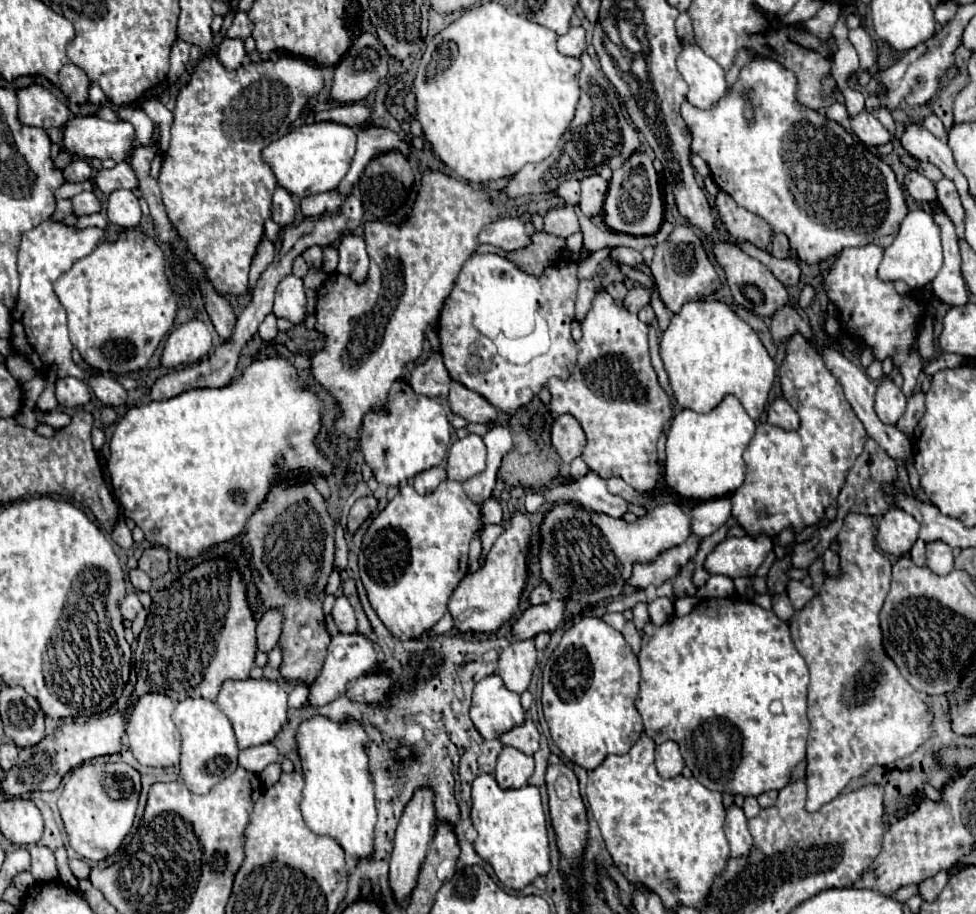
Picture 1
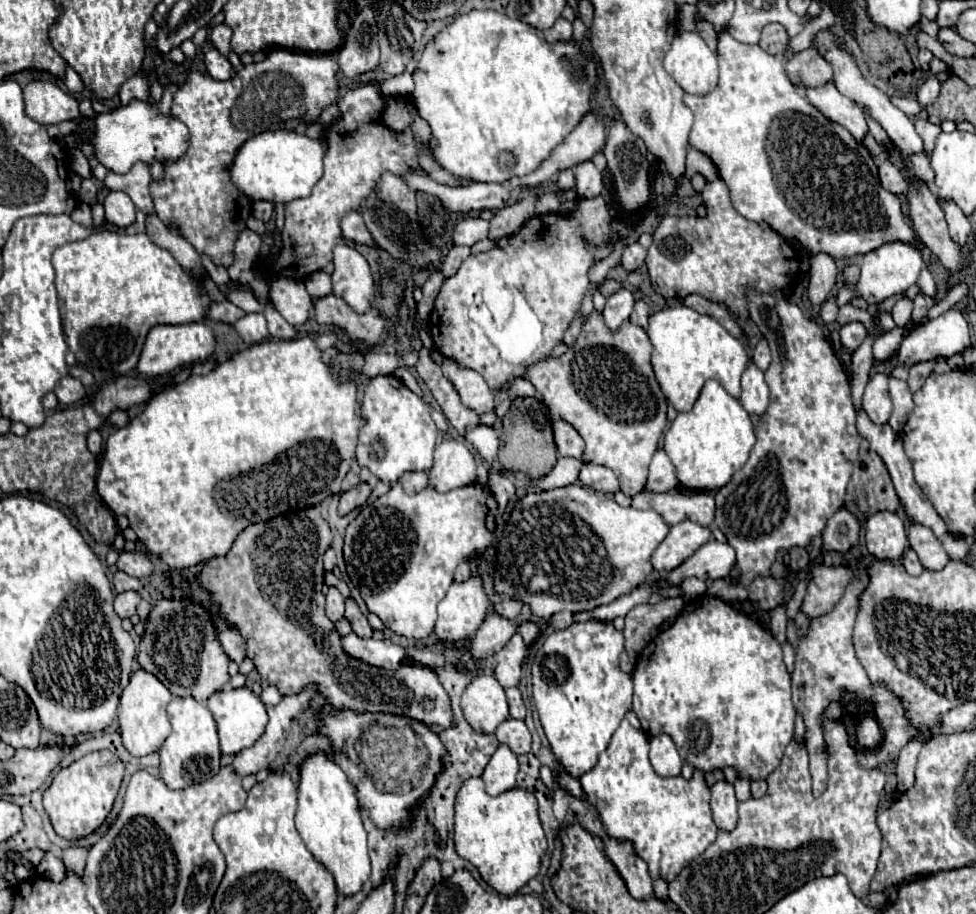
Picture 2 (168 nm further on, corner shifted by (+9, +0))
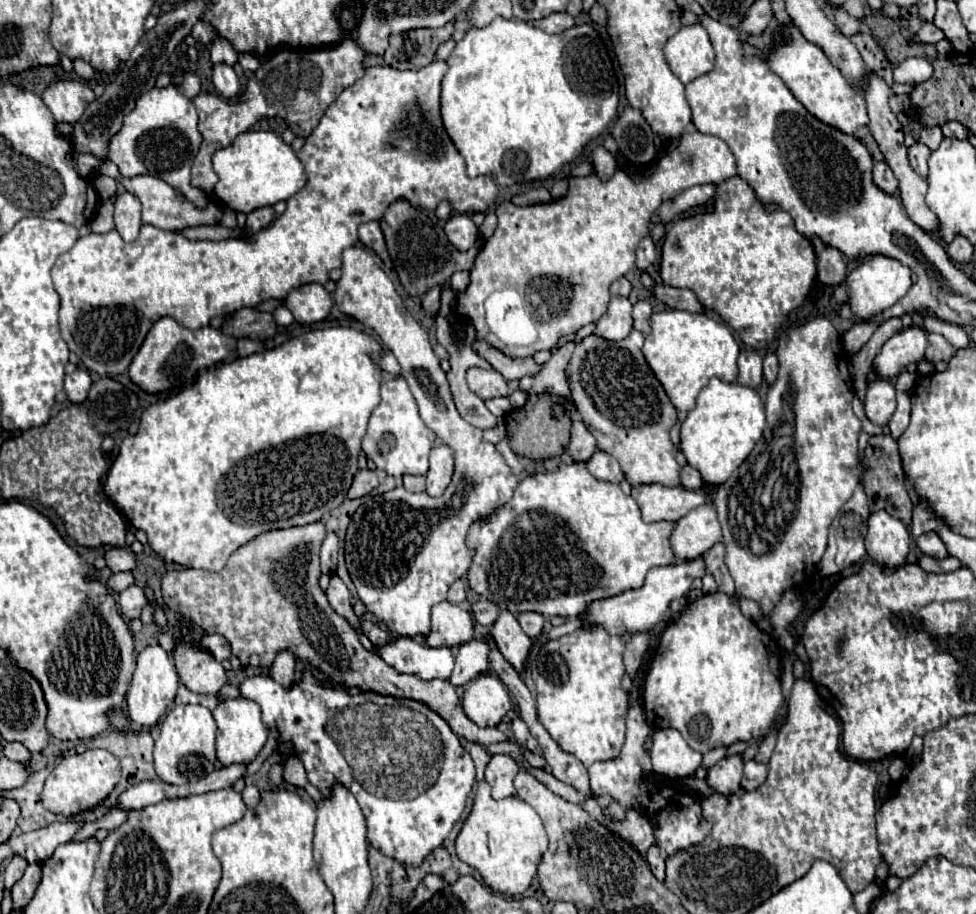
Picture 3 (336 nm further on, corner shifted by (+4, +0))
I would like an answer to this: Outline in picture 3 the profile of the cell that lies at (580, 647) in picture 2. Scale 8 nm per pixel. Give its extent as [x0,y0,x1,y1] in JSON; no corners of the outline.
[533,625,629,767]

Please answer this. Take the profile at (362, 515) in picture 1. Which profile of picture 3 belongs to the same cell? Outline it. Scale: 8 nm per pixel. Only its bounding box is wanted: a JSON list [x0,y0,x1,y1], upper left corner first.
[347,469,377,499]

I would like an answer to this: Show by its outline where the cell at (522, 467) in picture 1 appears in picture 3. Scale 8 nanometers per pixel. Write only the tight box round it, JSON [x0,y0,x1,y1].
[507,395,571,461]

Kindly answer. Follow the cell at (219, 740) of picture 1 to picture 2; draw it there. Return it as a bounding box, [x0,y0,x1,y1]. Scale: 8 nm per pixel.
[158,697,220,789]

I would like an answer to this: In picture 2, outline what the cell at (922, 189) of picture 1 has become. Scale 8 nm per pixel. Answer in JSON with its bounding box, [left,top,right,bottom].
[880,161,908,195]

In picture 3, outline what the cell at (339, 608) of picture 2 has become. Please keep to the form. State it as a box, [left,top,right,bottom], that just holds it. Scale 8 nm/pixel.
[325,575,361,633]

